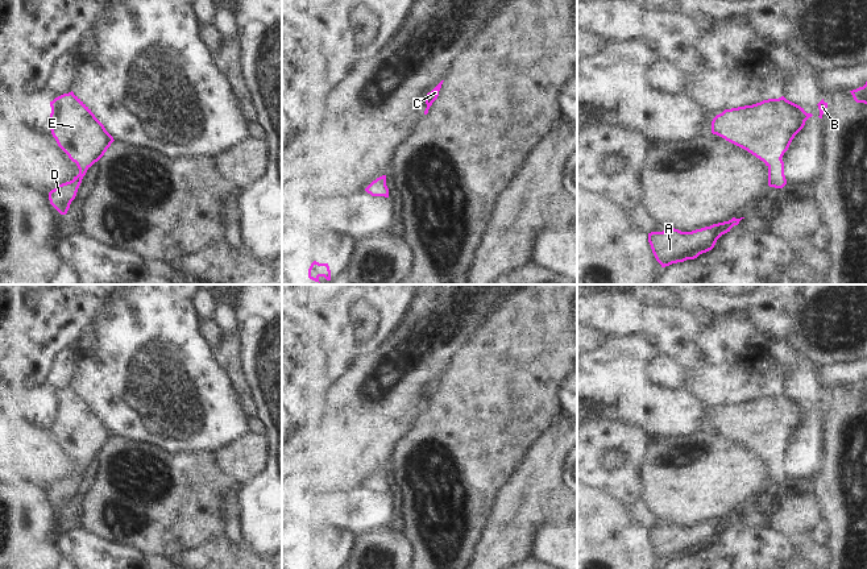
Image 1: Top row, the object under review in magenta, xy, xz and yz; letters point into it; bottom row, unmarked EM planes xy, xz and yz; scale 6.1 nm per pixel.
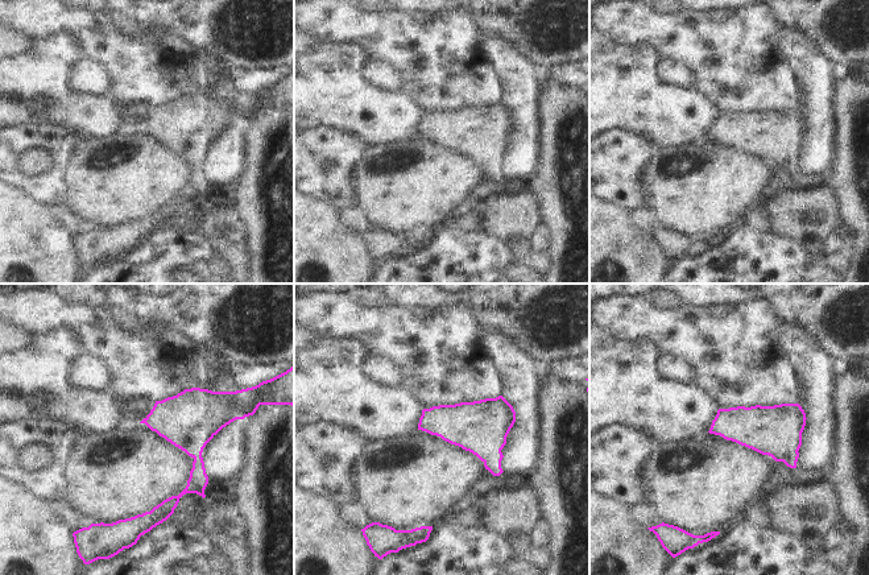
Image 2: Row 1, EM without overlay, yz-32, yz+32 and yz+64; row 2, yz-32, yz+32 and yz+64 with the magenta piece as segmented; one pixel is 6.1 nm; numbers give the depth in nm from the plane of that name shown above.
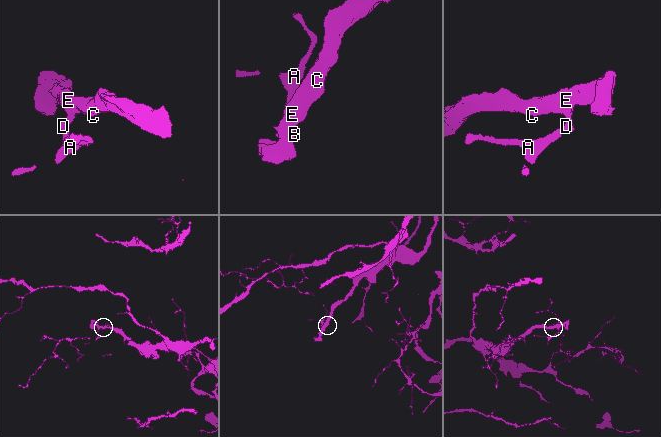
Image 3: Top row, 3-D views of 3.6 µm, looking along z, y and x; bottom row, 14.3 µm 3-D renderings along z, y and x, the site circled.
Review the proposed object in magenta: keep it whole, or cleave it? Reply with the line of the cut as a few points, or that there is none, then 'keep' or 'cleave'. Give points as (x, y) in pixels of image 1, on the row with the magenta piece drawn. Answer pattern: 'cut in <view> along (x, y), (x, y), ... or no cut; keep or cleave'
no cut; keep

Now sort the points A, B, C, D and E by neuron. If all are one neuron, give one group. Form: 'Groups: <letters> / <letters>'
Groups: A B C D E

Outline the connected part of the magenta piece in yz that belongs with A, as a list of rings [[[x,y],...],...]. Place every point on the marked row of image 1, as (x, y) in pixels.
[[[733,217],[729,221],[713,224],[692,232],[681,232],[675,228],[668,228],[663,232],[648,233],[648,242],[652,253],[661,267],[672,263],[694,259],[700,254],[712,250],[717,240],[730,232],[734,225],[744,219]]]

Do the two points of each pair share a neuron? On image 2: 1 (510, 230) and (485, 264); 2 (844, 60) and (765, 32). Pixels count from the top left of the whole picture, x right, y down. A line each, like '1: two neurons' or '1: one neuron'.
1: two neurons
2: two neurons

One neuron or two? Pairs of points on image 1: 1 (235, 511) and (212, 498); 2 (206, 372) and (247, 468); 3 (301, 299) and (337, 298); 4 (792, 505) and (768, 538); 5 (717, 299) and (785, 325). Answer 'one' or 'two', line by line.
1: two
2: two
3: one
4: two
5: one

